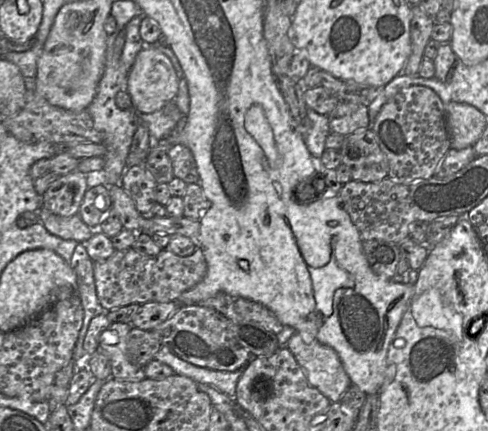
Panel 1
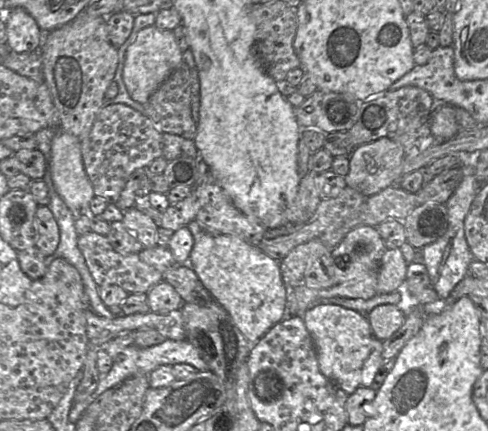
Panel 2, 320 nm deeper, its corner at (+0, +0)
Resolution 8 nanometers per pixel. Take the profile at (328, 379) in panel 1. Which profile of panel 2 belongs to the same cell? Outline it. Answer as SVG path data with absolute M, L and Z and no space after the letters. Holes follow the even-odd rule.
M318 304L302 316L310 333L320 372L350 395L359 387L371 387L382 365L382 341L372 333L367 314L334 304Z

